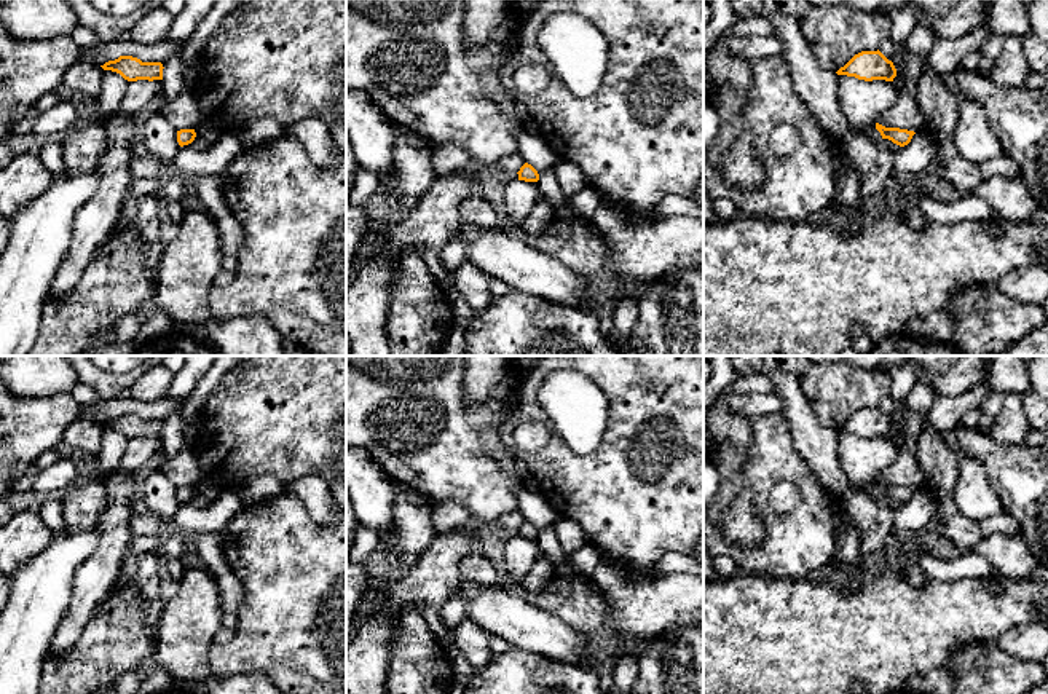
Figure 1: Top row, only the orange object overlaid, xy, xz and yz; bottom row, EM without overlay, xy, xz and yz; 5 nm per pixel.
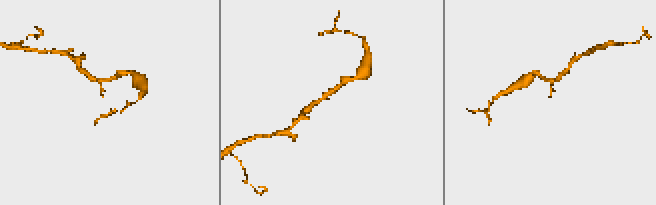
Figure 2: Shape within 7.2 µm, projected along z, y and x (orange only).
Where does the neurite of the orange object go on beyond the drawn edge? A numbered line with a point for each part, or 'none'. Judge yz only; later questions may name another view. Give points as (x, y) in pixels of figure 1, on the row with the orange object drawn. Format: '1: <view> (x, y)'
none

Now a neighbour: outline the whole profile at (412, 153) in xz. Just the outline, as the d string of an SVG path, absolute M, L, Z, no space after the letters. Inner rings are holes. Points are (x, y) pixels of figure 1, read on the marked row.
M386 121L394 129L396 183L392 191L399 196L405 211L412 211L435 179L431 161L431 142L413 134L404 126Z

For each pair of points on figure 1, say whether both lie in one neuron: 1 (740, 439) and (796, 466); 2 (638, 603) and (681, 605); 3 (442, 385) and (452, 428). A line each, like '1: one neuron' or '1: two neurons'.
1: two neurons
2: one neuron
3: one neuron

